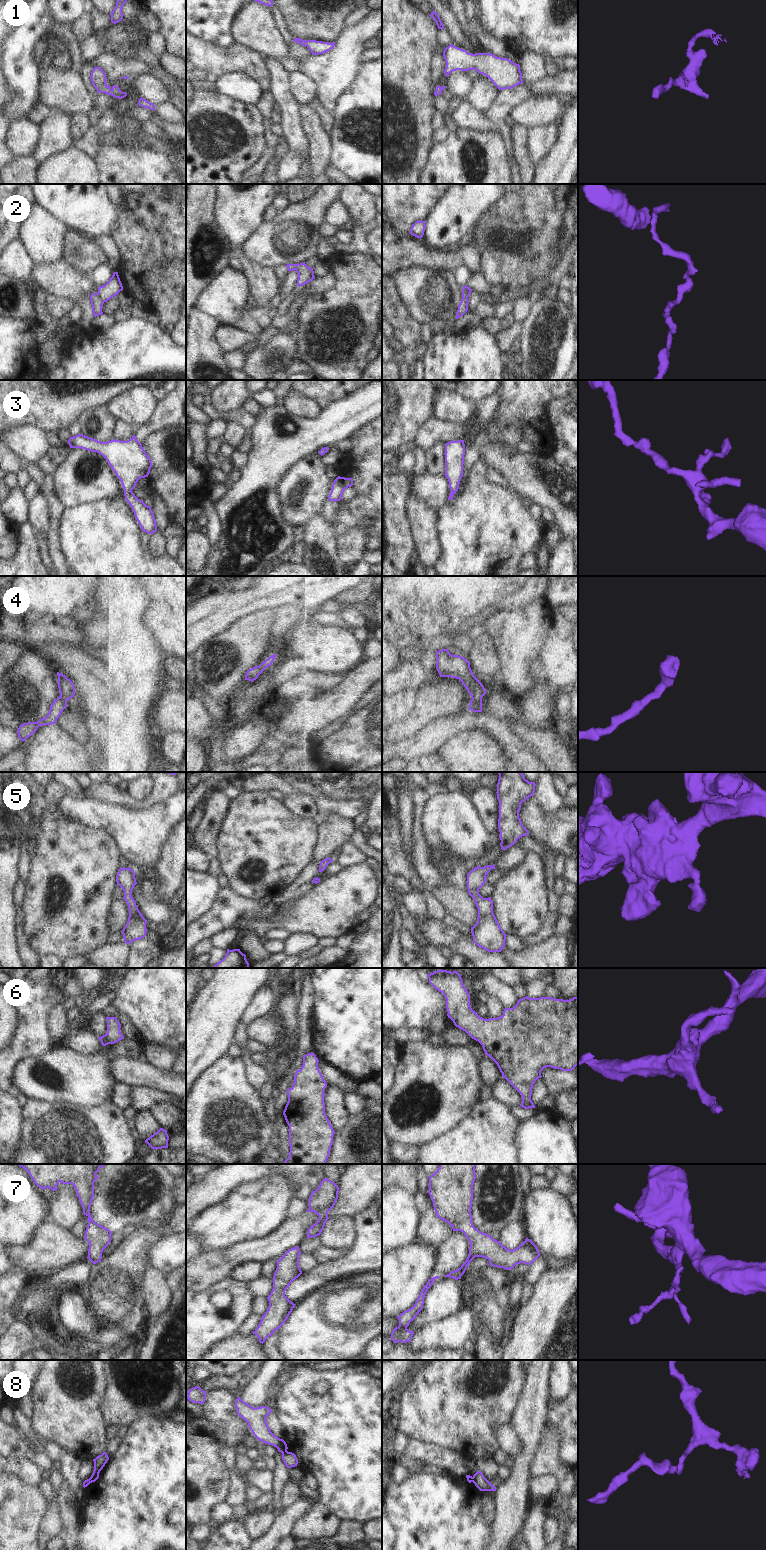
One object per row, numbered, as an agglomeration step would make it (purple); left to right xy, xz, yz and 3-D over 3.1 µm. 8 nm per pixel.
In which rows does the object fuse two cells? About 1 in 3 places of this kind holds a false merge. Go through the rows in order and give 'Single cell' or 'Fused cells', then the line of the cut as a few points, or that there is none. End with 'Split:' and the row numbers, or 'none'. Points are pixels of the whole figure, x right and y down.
1: Single cell. No split
2: Fused cells. Split along xy (97, 293), (103, 302)
3: Single cell. No split
4: Single cell. No split
5: Single cell. No split
6: Single cell. No split
7: Single cell. No split
8: Fused cells. Split along xz (287, 1451), (282, 1453)
Split: 2, 8.

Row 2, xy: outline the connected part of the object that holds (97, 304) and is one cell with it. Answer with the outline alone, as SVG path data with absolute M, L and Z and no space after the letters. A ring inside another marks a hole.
M92 293L90 295L90 301L91 301L94 317L102 315L103 314L102 308L104 302L99 298L98 293Z

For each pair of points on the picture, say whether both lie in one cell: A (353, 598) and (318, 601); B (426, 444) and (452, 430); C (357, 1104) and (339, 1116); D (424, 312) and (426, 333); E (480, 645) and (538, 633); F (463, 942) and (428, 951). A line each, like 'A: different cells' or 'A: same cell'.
A: different cells
B: same cell
C: different cells
D: different cells
E: different cells
F: different cells

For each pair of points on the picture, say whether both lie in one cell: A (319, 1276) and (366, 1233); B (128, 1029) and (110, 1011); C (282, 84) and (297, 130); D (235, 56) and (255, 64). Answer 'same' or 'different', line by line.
A: same
B: same
C: same
D: same

